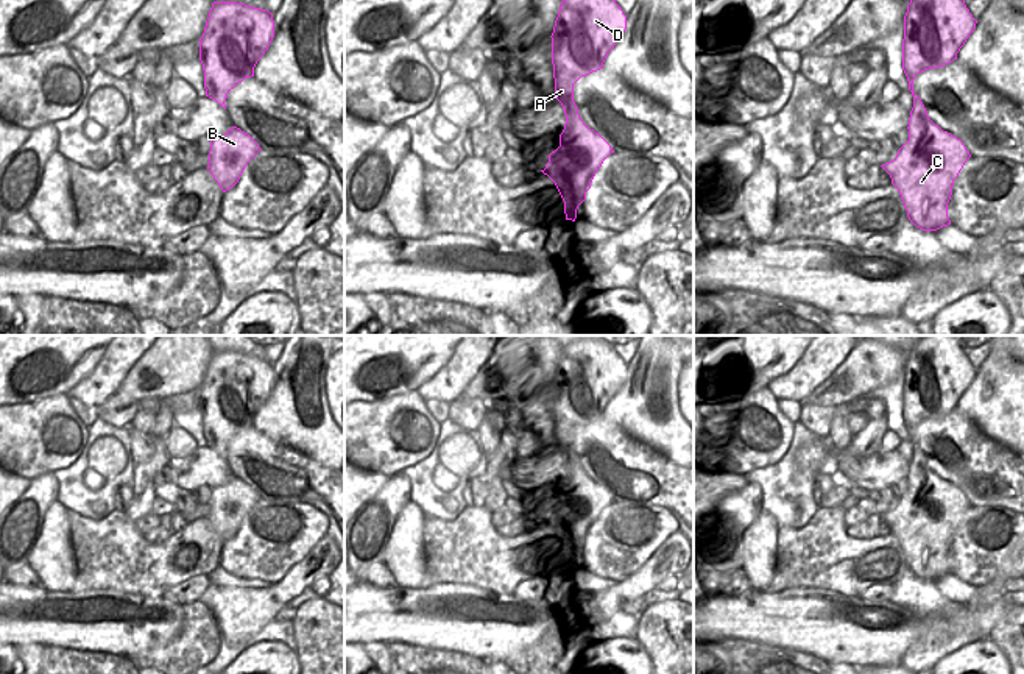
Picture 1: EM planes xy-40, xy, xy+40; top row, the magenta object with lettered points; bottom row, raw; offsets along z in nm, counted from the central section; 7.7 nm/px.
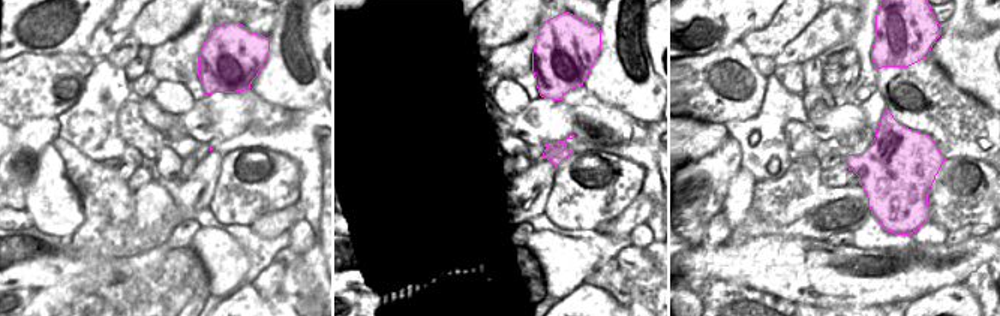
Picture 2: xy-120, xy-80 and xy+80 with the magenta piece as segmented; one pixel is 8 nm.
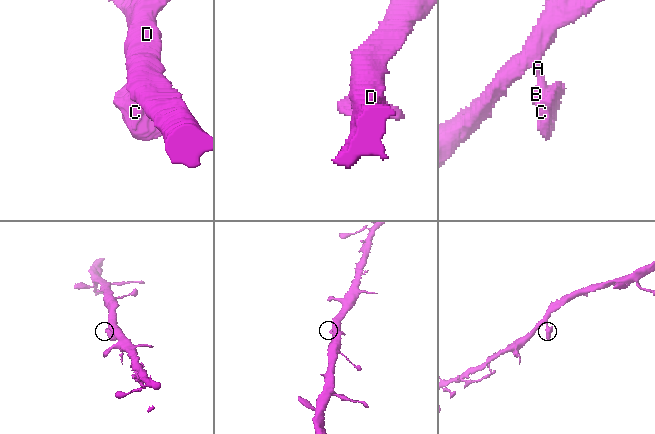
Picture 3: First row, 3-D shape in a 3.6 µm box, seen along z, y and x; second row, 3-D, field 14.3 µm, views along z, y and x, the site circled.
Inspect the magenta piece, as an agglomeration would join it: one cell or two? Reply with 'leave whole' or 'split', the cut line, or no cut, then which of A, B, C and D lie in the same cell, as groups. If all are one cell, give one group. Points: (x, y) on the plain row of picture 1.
leave whole; cut none; groups A B C D

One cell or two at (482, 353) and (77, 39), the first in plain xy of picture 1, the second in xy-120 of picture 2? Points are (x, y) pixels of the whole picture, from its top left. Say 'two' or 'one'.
two

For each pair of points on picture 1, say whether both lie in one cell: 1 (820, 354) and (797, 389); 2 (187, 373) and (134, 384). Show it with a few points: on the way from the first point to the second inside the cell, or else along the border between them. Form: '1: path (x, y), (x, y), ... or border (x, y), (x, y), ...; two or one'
1: path (817, 362), (800, 381); one
2: path (175, 373), (155, 390), (147, 392); one

